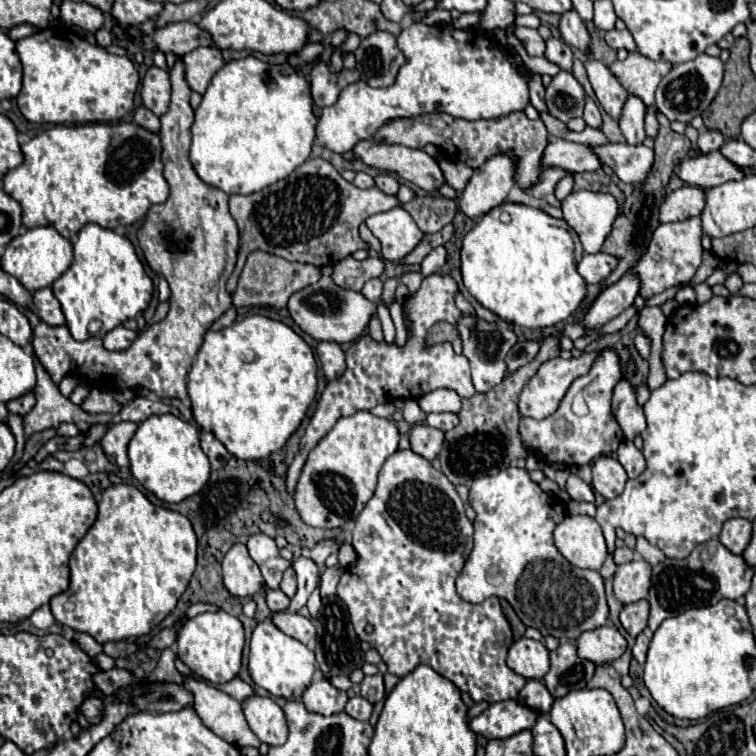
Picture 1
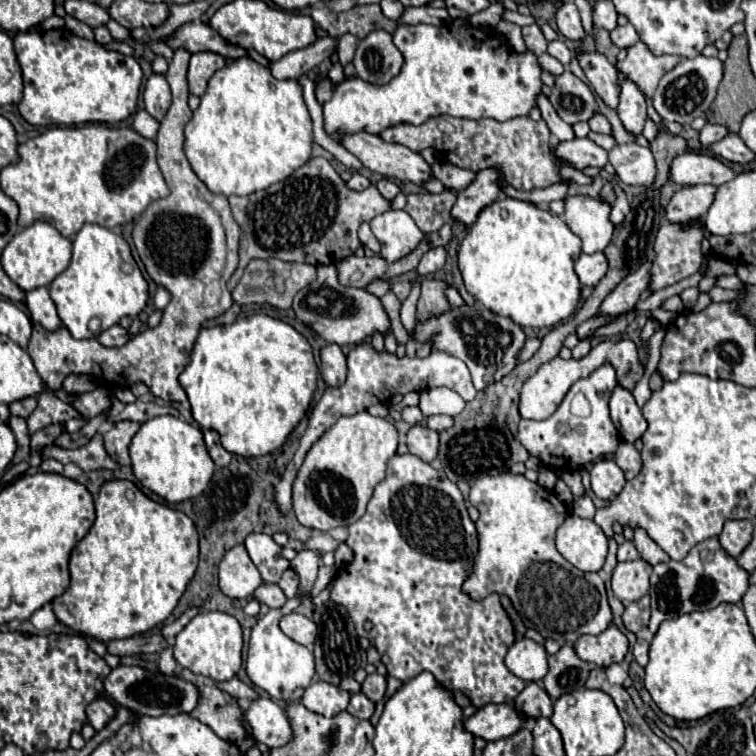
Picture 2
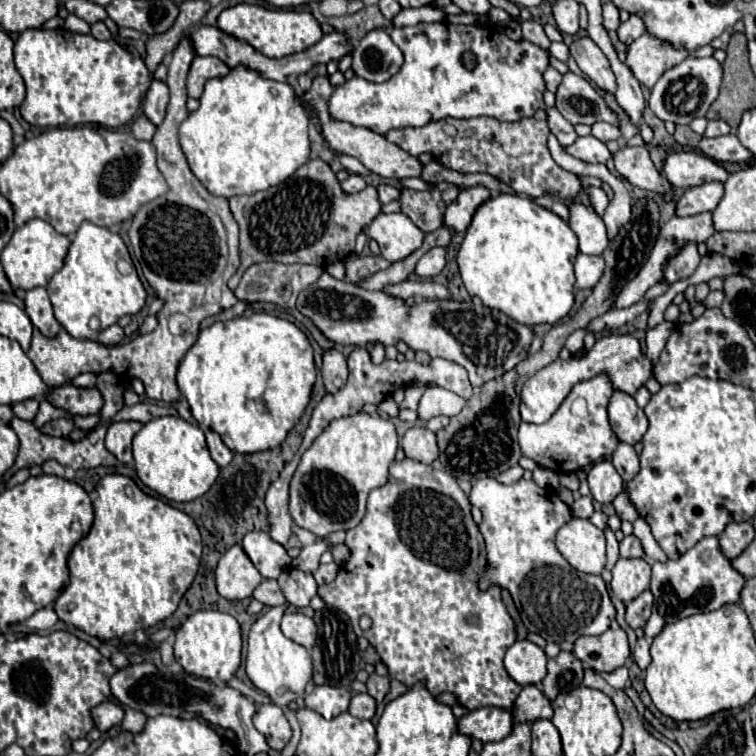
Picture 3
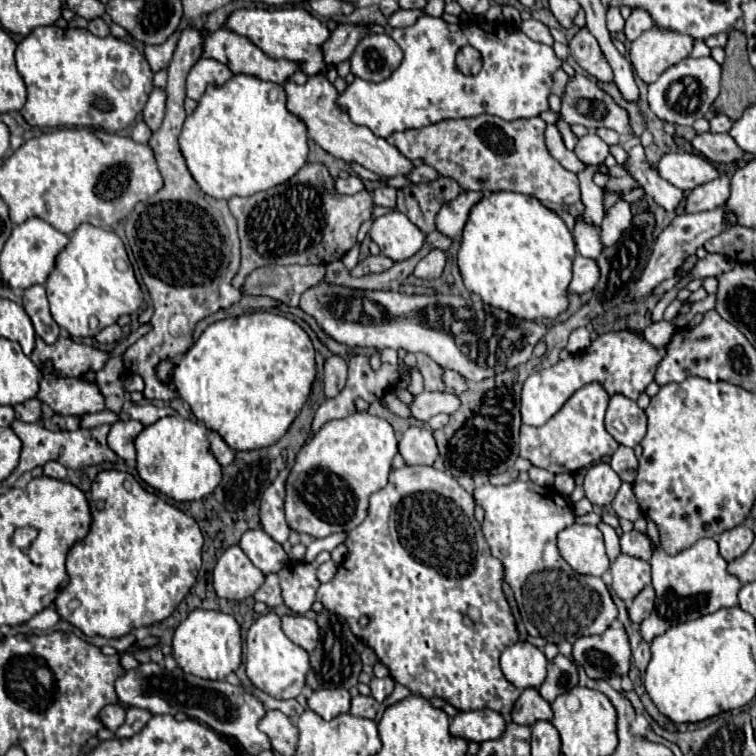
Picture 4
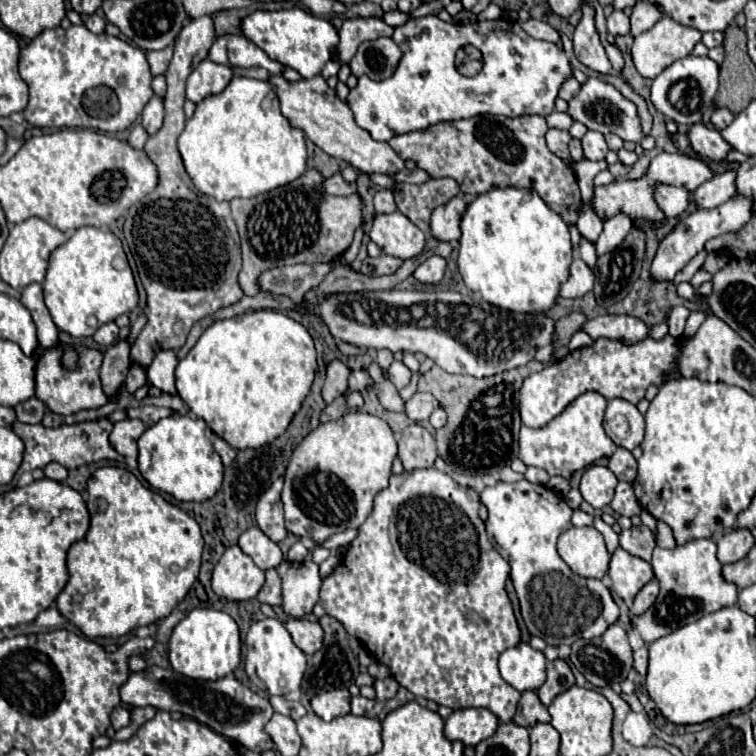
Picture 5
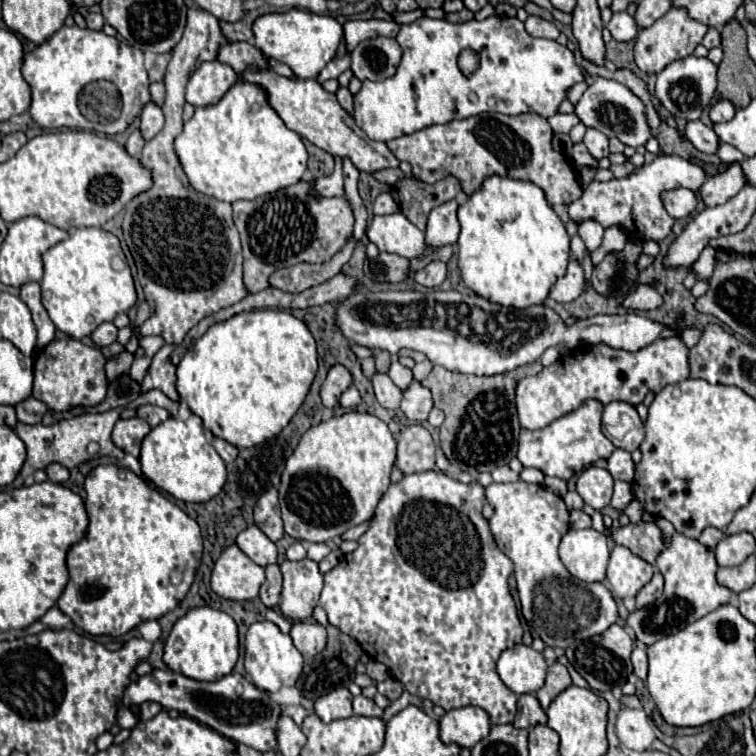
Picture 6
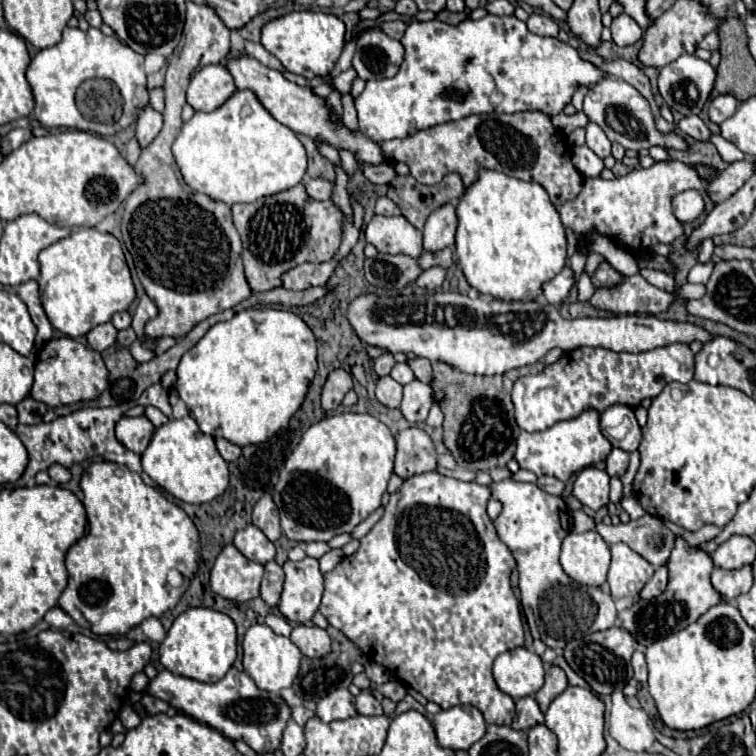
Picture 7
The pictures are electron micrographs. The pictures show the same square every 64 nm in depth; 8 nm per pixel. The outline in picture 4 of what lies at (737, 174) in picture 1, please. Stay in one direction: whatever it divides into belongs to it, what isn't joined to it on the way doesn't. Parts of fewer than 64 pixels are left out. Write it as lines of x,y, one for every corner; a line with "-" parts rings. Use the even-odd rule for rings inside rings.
688,152
664,154
656,164
656,172
670,184
676,184
680,190
694,190
698,184
710,182
720,176
714,164
698,154

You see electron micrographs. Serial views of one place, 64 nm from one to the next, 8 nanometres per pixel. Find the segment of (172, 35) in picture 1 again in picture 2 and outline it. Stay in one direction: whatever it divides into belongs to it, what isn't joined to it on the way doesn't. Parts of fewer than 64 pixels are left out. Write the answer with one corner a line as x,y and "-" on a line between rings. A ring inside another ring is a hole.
202,22
184,24
168,40
168,46
170,48
186,48
190,52
214,52
228,60
238,60
238,58
248,56
248,52
242,46
226,42
214,28
210,28
208,24
202,24

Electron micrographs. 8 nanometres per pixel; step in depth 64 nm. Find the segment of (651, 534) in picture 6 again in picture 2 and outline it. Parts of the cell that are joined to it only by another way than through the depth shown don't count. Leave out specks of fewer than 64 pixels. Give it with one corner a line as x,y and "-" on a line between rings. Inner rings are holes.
626,540
620,548
618,548
618,560
622,562
622,560
636,560
640,554
638,554
638,550
636,550
636,544
634,544
634,540

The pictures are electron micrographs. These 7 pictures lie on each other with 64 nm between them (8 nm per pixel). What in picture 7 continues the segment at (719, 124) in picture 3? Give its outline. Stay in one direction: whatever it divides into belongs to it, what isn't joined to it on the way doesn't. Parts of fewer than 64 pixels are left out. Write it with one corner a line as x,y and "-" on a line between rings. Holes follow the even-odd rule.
718,94
710,100
710,120
716,124
722,124
732,112
736,110
738,100
732,94

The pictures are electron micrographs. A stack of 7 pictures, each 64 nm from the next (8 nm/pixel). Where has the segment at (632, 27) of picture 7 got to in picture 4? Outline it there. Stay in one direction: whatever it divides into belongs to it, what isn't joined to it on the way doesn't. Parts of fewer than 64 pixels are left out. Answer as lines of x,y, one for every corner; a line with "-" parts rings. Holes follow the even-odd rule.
608,8
608,30
614,32
622,32
624,30
626,20
620,14
620,8

